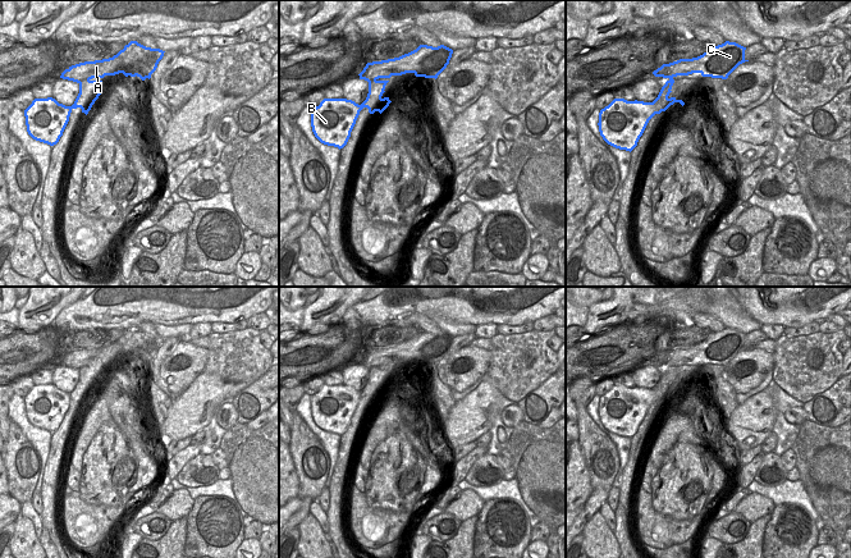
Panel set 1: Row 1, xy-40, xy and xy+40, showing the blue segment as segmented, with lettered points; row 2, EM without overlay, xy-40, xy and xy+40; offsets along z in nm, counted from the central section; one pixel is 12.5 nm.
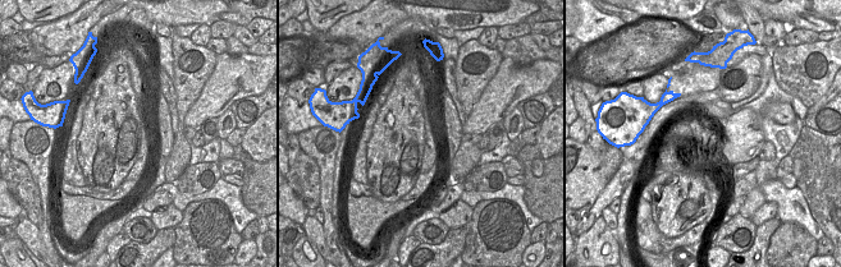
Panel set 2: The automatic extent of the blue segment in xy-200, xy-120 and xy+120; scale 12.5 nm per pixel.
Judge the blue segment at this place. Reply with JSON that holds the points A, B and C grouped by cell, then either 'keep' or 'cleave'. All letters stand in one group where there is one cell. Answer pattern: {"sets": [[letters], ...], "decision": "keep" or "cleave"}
{"sets": [["A", "B", "C"]], "decision": "keep"}

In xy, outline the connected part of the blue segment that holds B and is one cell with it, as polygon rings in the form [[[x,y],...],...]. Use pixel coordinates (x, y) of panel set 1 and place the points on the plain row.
[[[420,331],[399,344],[367,349],[358,361],[360,366],[369,369],[366,387],[358,392],[347,385],[324,385],[311,397],[315,424],[324,431],[343,435],[363,394],[367,394],[370,401],[375,398],[381,401],[392,389],[389,384],[381,384],[392,362],[413,360],[416,363],[436,366],[449,351],[452,340],[453,337],[444,331],[438,334]]]

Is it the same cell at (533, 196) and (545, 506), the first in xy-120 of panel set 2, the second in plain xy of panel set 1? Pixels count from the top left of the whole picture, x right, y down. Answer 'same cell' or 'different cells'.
different cells

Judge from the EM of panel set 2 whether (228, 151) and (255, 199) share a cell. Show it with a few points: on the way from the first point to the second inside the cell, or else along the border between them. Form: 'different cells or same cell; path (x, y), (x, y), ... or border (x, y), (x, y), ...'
different cells; border (234, 147), (232, 157)

